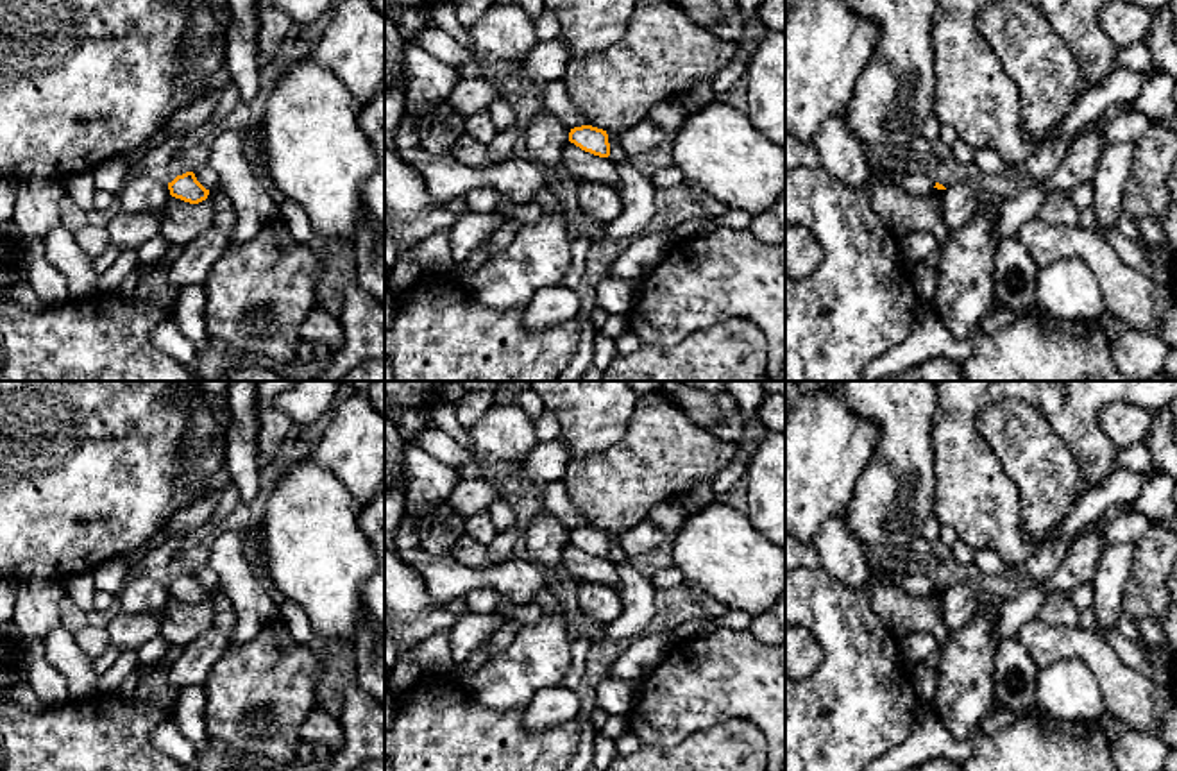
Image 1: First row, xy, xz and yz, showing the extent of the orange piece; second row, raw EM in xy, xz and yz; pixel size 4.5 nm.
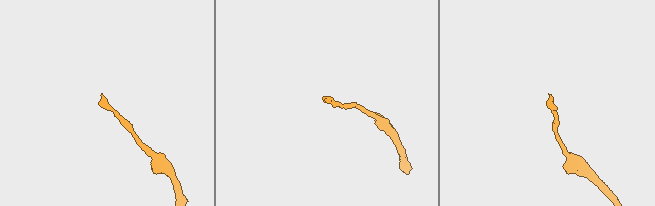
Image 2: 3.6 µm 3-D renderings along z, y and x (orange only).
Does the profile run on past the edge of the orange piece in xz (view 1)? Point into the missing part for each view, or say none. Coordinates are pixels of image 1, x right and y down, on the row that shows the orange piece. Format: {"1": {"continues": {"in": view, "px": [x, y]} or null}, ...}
{"1": {"continues": null}}

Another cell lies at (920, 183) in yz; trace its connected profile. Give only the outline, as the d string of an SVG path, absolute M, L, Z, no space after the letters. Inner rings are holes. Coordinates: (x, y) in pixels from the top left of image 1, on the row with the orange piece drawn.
M927 172L905 174L900 177L900 184L912 195L928 195L934 191L936 181Z

